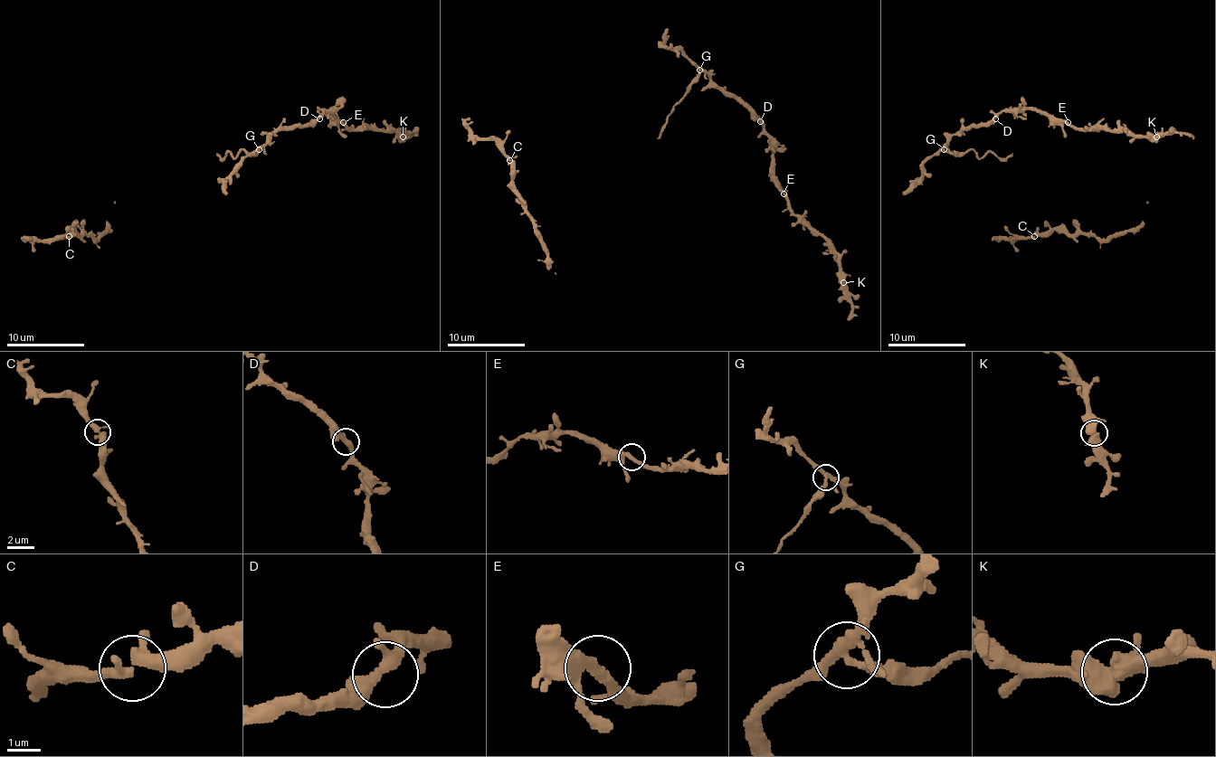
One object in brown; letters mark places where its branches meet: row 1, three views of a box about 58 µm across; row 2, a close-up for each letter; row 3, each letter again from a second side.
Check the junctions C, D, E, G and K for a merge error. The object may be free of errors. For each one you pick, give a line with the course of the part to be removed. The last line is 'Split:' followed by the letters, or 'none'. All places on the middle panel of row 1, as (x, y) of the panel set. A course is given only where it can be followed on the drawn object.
G: (699, 70), (698, 78), (674, 105), (662, 125), (662, 133), (657, 138)
Split: G

